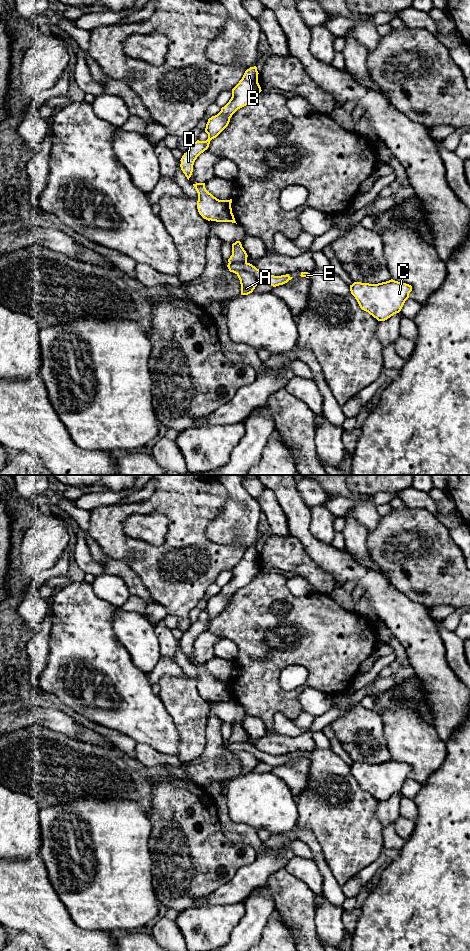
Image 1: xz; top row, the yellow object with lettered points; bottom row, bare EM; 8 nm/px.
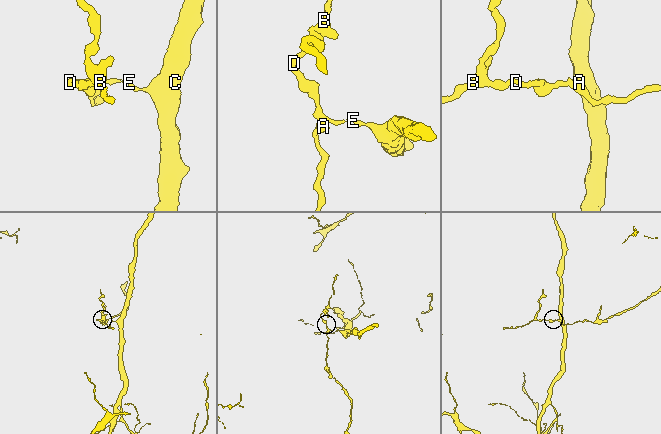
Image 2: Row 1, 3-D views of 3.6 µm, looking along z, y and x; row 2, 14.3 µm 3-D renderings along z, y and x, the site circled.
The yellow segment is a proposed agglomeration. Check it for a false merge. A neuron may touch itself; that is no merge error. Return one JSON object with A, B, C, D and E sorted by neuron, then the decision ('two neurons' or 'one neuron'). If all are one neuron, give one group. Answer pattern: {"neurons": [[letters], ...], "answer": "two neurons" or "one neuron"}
{"neurons": [["A", "B", "D"], ["C", "E"]], "answer": "two neurons"}

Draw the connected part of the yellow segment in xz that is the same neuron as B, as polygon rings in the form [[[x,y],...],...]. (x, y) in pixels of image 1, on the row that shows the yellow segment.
[[[256,66],[245,71],[242,79],[232,89],[232,97],[229,102],[221,108],[217,115],[208,119],[205,128],[208,139],[206,141],[197,140],[192,143],[189,150],[182,156],[180,167],[188,180],[192,175],[195,160],[208,149],[210,141],[228,126],[230,118],[238,109],[249,104],[262,91],[258,83],[258,74]]]

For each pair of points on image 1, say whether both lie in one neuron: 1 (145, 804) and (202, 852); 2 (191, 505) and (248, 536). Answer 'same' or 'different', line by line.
1: different
2: different

